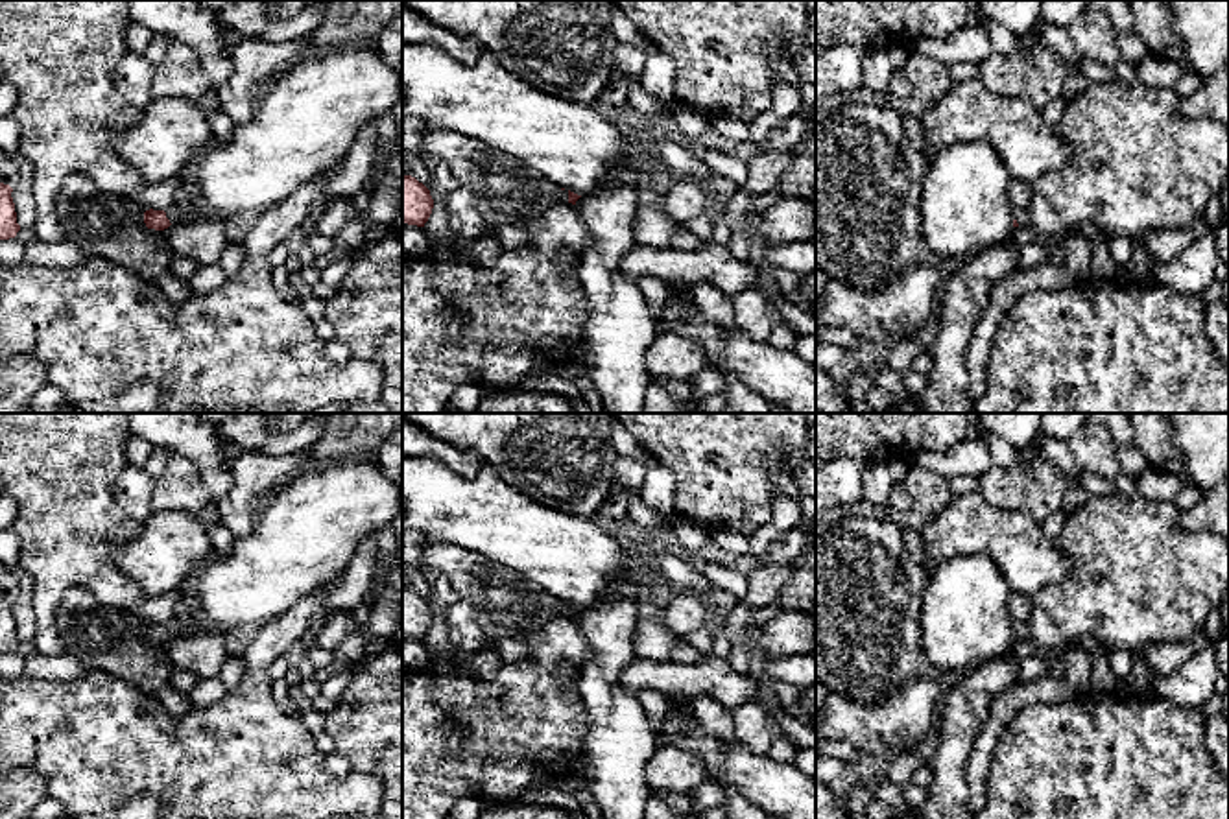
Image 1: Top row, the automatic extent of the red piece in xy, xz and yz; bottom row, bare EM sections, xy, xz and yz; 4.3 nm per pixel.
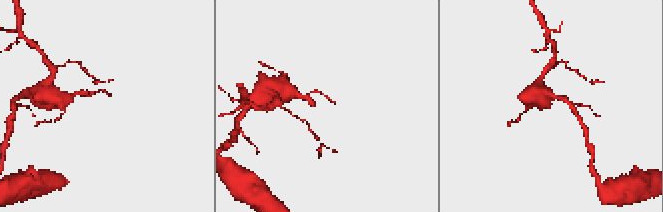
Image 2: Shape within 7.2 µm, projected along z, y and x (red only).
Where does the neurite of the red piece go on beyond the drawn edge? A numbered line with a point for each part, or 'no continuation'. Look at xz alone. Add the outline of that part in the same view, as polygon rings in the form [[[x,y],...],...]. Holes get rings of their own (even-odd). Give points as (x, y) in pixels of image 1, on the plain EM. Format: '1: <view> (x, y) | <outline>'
no continuation

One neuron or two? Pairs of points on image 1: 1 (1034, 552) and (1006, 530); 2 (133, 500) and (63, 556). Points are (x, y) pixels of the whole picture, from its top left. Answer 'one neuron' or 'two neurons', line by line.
1: one neuron
2: two neurons

